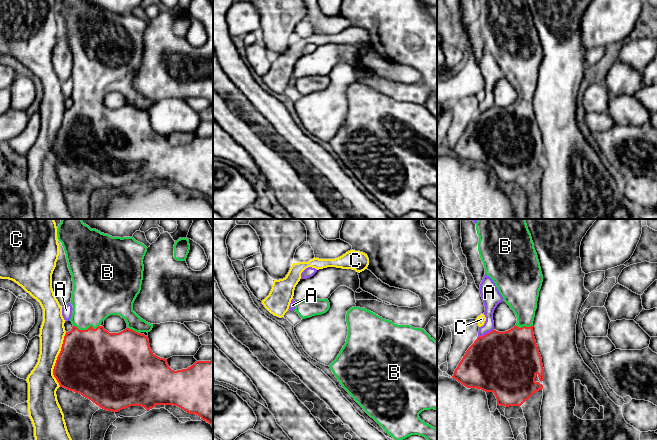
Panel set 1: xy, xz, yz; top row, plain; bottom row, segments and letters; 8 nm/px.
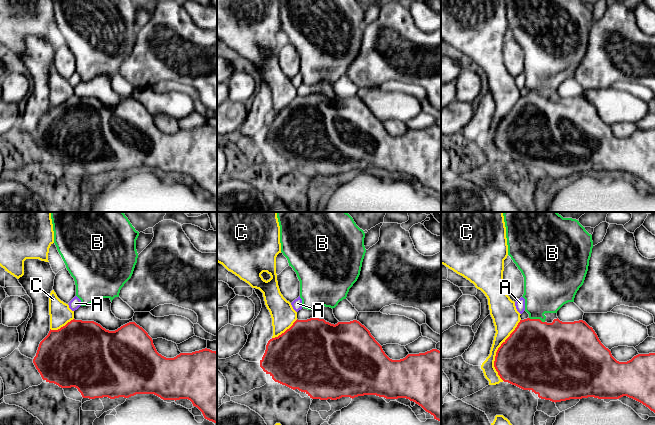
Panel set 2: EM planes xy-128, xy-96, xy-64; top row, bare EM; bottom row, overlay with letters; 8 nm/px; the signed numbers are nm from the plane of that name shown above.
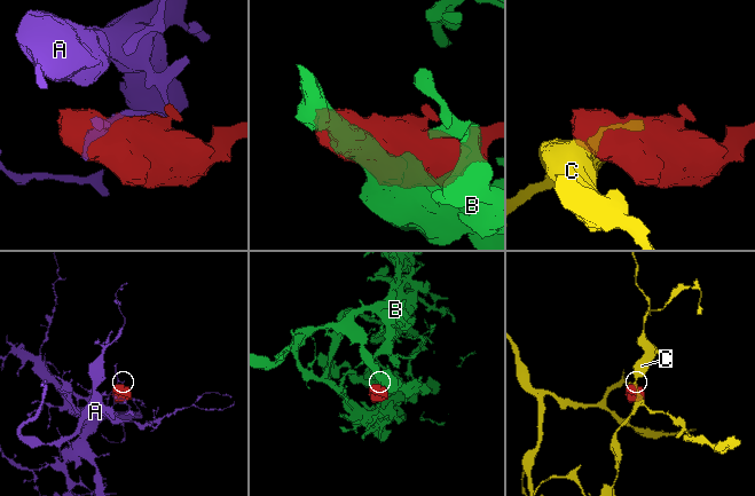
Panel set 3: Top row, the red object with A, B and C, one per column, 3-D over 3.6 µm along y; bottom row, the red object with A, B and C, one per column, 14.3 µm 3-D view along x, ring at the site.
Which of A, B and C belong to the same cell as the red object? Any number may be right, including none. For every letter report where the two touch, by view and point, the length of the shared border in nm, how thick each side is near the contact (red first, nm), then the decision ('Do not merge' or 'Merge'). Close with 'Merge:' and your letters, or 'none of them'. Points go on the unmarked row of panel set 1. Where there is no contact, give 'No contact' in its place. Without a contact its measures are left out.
A: Touches red at yz (485, 110). Shared border 150 nm. Thickness 480 nm (red) against 100 nm. Do not merge
B: Touches red at xy (87, 105). Shared border 220 nm. Thickness 500 nm (red) against 360 nm. Merge
C: Touches red at xy (57, 135). Shared border 440 nm. Thickness 480 nm (red) against 240 nm. Do not merge
Merge: B

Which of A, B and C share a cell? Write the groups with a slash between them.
A / B / C

